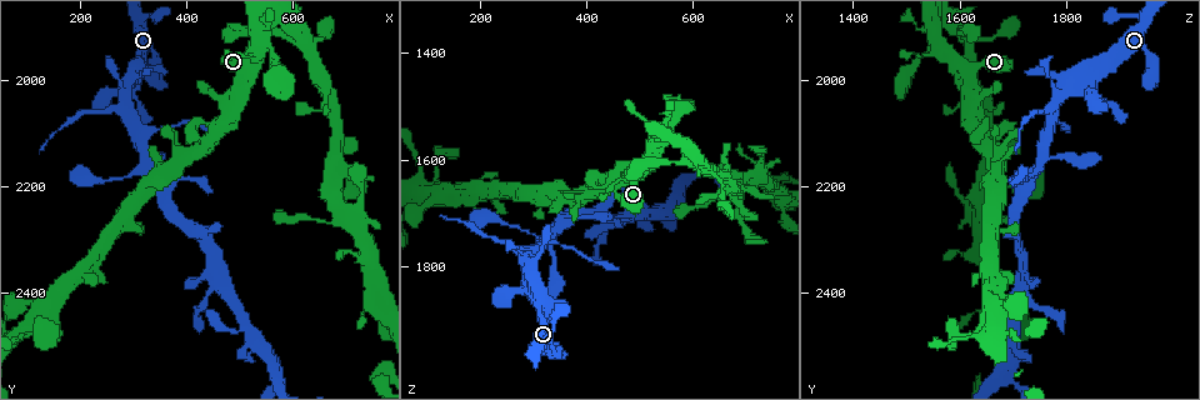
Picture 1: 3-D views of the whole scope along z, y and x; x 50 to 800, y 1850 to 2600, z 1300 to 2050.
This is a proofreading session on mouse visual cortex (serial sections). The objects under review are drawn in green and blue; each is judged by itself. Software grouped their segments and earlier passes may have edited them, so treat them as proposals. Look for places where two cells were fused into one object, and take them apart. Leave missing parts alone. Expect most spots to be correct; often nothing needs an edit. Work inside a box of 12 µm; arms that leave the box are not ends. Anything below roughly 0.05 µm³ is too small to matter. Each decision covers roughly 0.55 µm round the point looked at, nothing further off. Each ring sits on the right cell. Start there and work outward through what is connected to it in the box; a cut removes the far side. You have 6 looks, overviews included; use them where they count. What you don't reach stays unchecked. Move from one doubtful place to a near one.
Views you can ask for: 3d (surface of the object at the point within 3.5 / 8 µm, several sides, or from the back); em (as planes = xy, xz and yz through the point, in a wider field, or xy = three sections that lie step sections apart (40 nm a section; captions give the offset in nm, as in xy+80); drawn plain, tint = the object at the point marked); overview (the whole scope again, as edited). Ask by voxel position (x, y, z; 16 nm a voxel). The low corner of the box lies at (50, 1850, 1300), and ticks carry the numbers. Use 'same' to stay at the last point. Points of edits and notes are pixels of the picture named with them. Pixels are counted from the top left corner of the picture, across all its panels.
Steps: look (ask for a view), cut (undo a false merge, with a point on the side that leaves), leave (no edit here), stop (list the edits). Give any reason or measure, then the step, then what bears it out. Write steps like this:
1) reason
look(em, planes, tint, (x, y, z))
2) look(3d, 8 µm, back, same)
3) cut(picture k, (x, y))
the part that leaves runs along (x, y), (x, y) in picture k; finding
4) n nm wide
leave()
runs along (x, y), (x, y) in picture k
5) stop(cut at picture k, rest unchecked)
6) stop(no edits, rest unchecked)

abrupt turn
look(3d, 3.5 µm, (285, 2045, 1775))

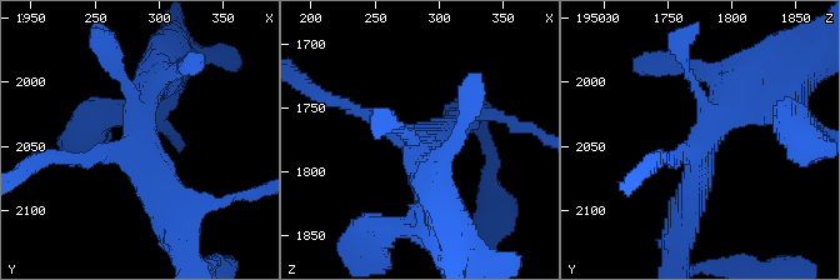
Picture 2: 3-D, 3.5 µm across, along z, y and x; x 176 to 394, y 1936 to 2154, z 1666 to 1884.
need the tissue
look(em, xy, step 3, tint, (284, 2044, 1778))

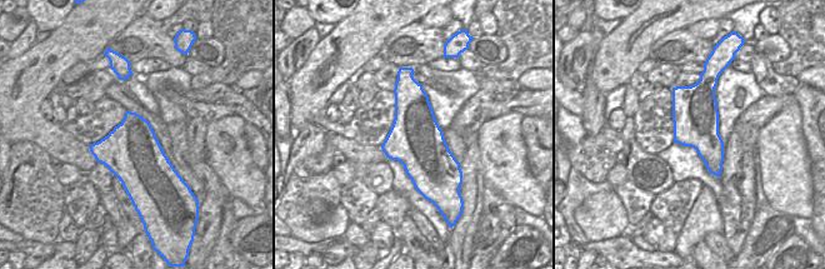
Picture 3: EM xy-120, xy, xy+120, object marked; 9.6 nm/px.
leave()
runs along (755, 73), (704, 138), (685, 206) in picture 2; continuous, no second cell

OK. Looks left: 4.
sharp bend
look(3d, 8 µm, (100, 2460, 1660))

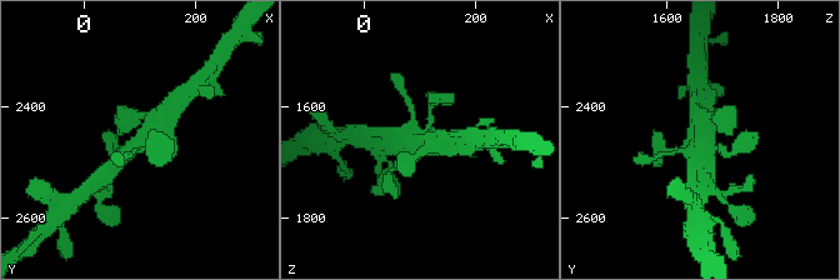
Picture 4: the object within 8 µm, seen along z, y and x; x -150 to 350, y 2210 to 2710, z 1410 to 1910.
look(3d, 3.5 µm, (105, 2460, 1665))

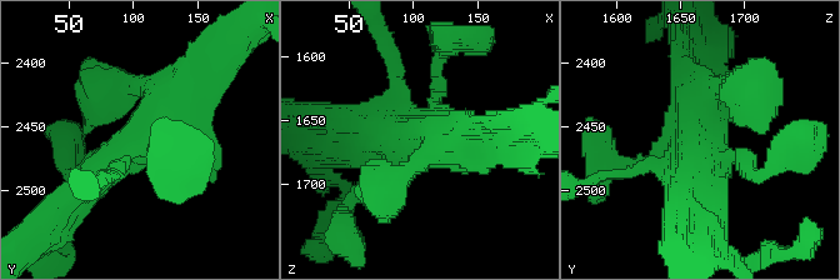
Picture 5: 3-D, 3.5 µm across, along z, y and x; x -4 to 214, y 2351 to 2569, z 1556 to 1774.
look(em, xy, step 5, tint, (100, 2462, 1664))

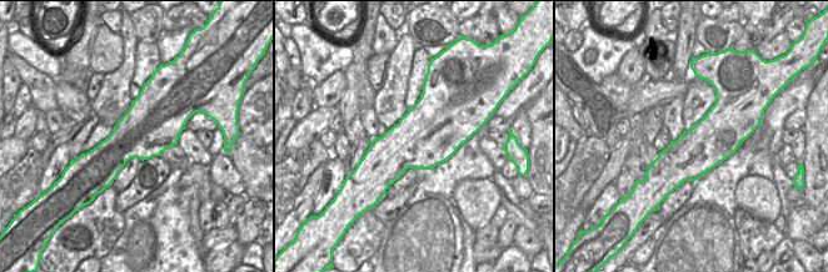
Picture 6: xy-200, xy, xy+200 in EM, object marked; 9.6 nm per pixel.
600 nm wide
leave()
runs along (216, 71), (179, 98), (94, 183) in picture 5; one cell here

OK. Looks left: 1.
stop(no edits, rest unchecked)

